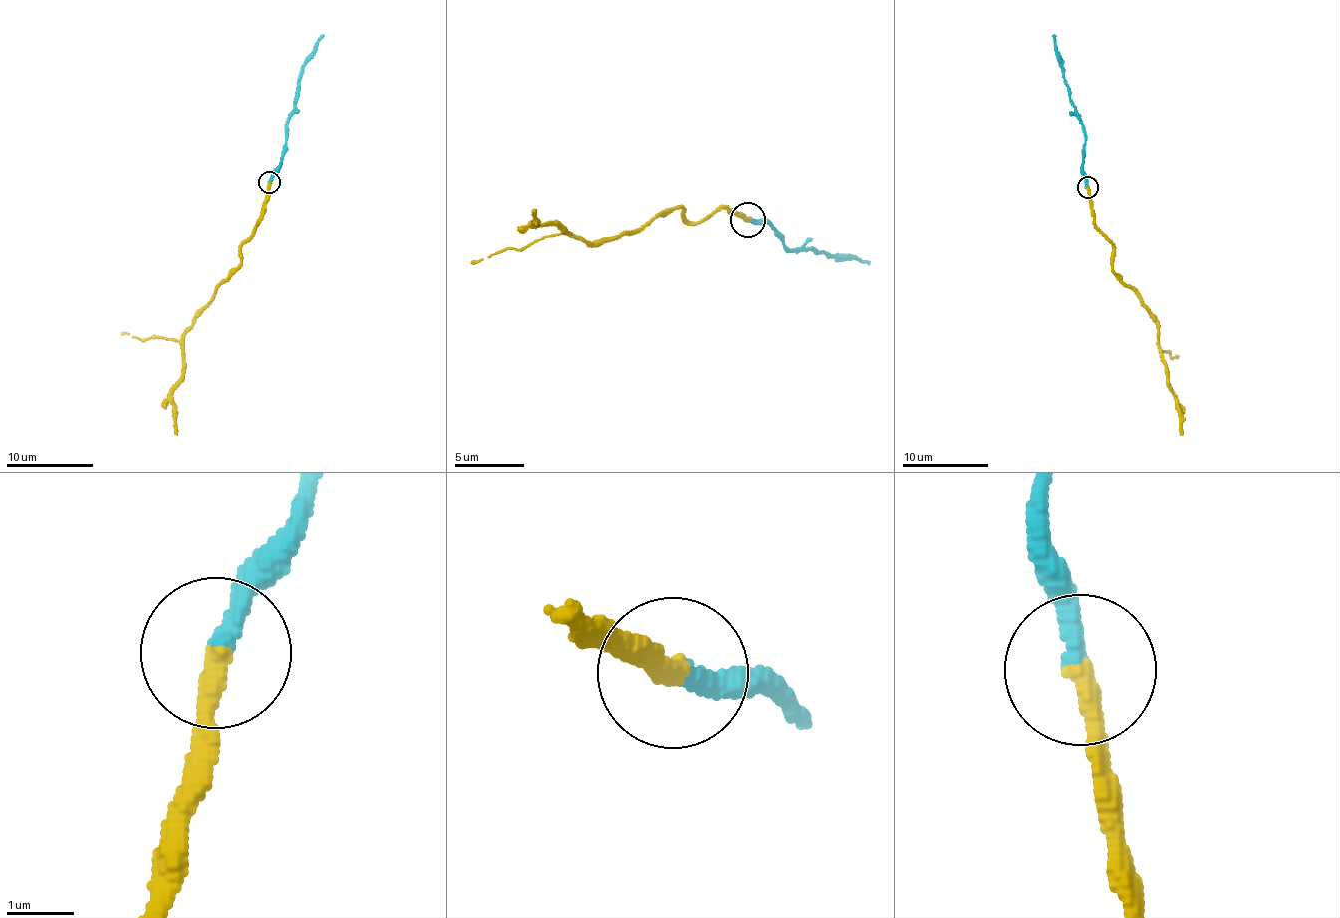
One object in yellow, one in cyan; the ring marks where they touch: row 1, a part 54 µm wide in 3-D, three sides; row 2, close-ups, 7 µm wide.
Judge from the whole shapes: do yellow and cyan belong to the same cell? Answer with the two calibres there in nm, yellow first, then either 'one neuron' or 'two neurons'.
320/280 nm | one neuron

